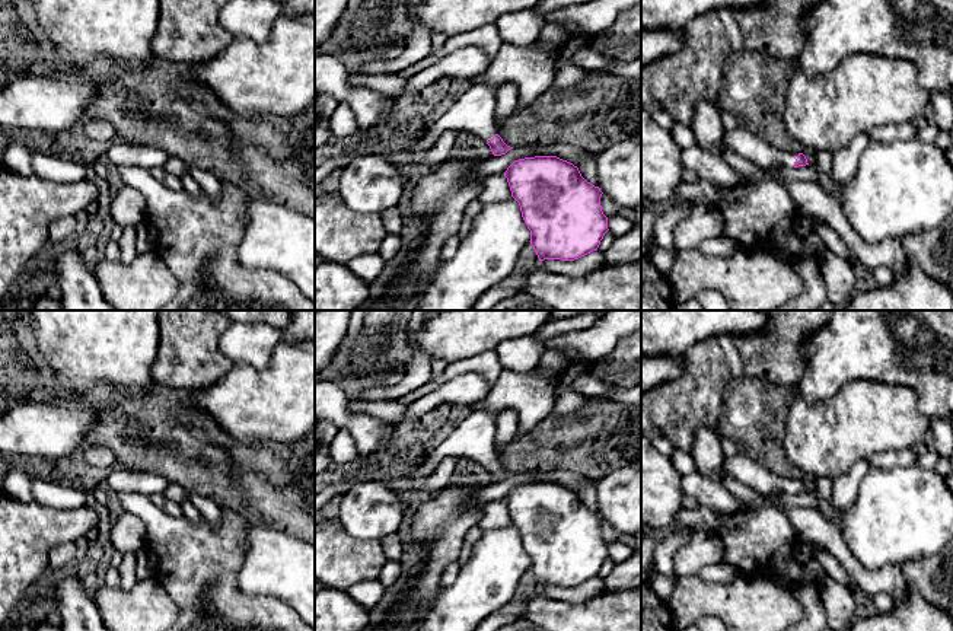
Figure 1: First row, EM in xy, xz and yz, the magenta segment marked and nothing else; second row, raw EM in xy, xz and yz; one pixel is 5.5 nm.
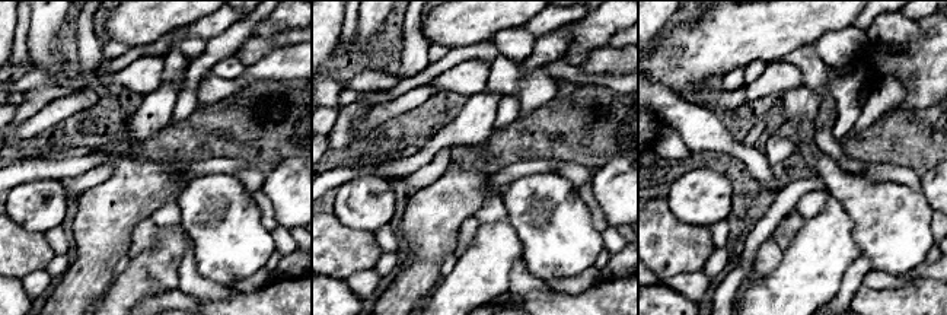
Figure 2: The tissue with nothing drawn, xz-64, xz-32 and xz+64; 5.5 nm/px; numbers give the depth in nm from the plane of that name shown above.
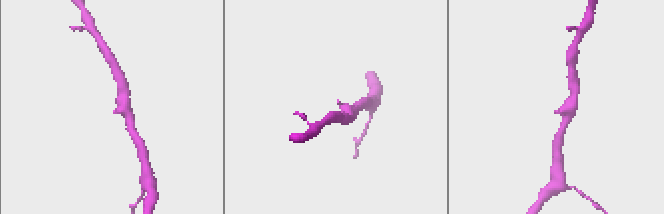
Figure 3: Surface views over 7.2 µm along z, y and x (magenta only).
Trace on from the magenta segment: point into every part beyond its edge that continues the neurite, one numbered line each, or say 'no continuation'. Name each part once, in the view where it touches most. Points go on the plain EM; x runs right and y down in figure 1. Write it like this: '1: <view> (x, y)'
1: yz (758, 478)

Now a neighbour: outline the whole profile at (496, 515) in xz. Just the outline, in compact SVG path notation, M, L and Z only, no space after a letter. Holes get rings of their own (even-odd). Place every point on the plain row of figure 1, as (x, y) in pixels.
M504 500L490 501L484 506L478 528L485 530L506 528L511 523L511 517Z

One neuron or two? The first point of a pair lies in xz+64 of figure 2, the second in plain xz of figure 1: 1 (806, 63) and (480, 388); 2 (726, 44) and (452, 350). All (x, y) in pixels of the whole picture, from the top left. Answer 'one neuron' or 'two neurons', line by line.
1: two neurons
2: one neuron

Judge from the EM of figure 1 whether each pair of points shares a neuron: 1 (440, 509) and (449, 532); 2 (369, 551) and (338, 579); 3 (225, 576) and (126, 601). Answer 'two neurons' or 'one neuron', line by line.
1: one neuron
2: one neuron
3: two neurons

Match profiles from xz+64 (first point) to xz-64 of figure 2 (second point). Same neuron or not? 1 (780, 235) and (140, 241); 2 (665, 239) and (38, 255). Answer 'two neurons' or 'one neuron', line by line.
1: one neuron
2: one neuron

